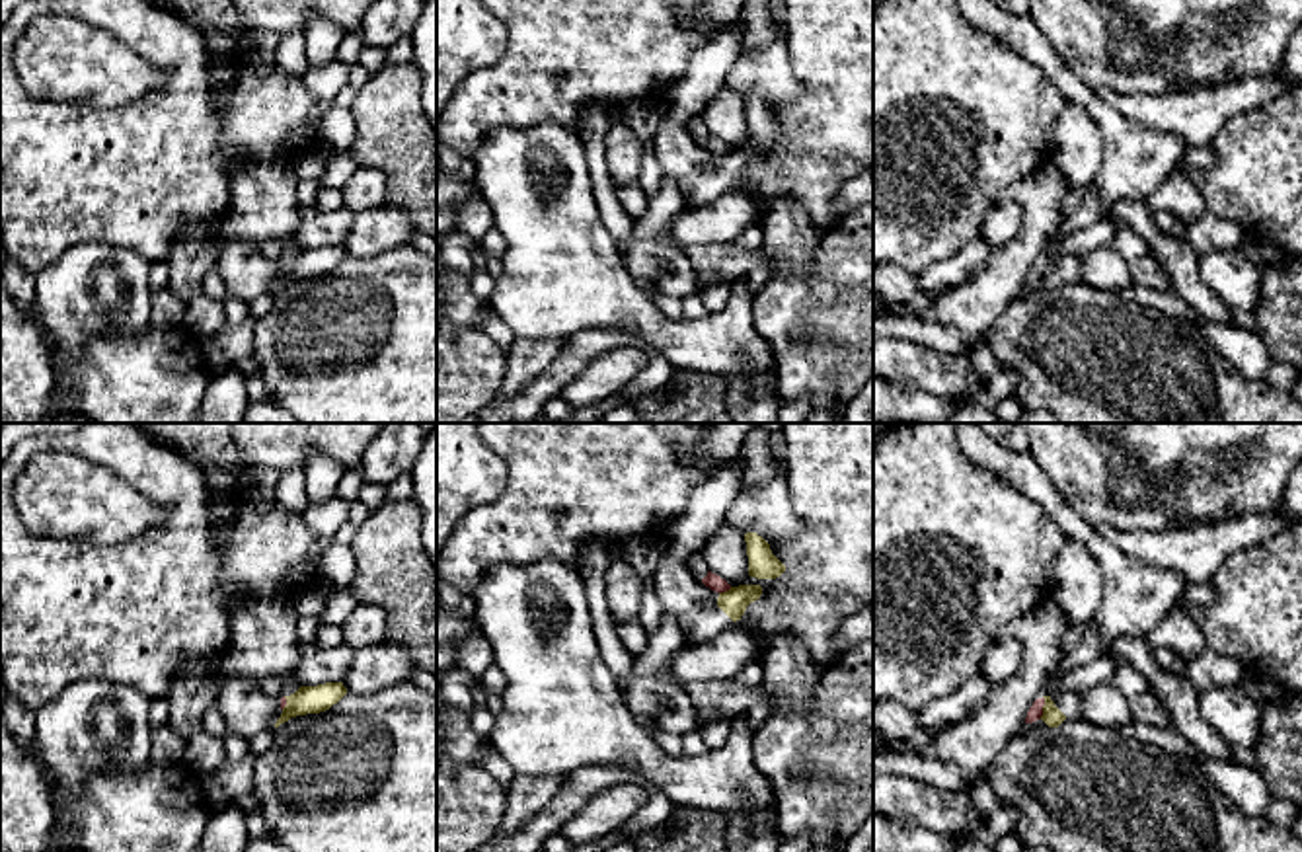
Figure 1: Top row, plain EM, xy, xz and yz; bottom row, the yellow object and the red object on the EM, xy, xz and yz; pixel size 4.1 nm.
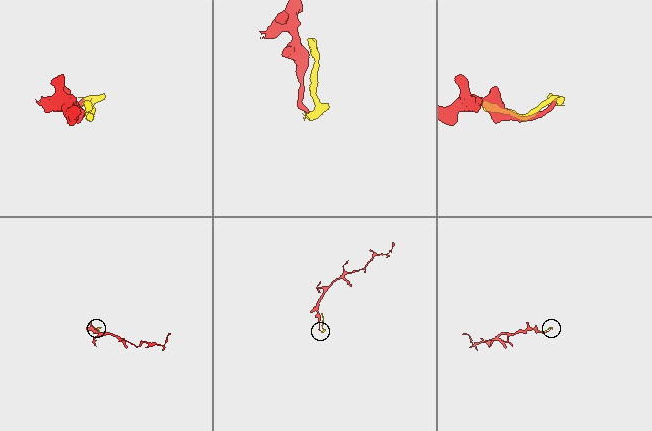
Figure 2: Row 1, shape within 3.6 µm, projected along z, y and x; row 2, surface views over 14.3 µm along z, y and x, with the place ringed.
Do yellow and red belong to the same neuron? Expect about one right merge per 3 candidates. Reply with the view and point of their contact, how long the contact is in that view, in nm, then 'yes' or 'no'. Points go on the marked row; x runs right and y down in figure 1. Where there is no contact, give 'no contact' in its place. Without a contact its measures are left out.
contact yz (1043, 708); length 100 nm; no

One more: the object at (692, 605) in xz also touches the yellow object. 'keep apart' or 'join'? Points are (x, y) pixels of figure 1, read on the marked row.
join

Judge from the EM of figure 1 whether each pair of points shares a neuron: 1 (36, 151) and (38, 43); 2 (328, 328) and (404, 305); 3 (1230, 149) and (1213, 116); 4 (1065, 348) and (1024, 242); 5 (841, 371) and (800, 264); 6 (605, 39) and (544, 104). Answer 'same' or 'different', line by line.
1: different
2: same
3: different
4: different
5: different
6: same

